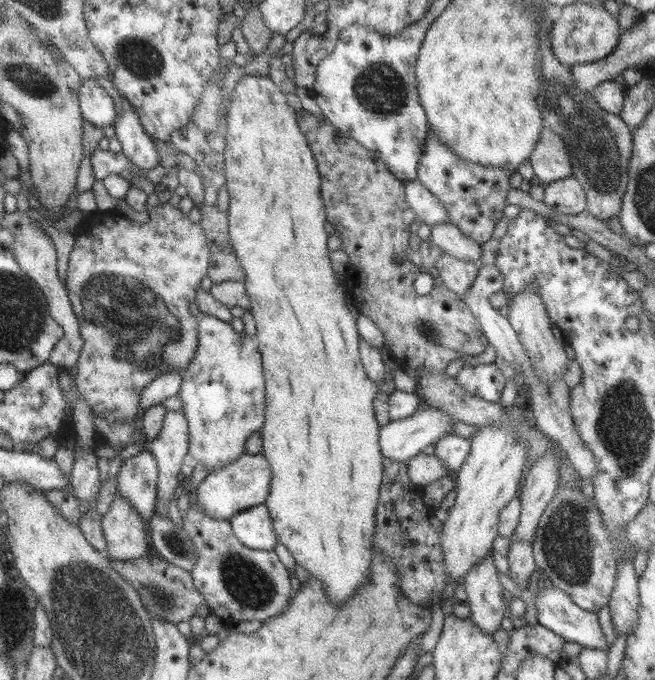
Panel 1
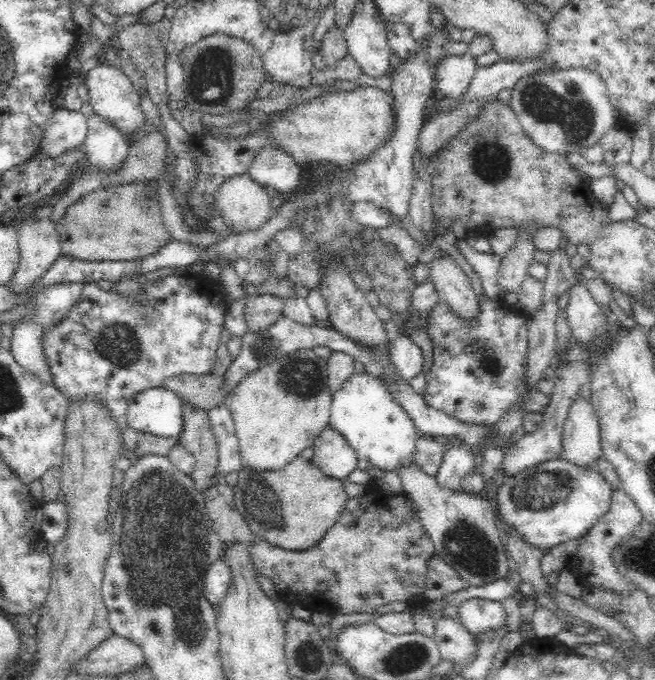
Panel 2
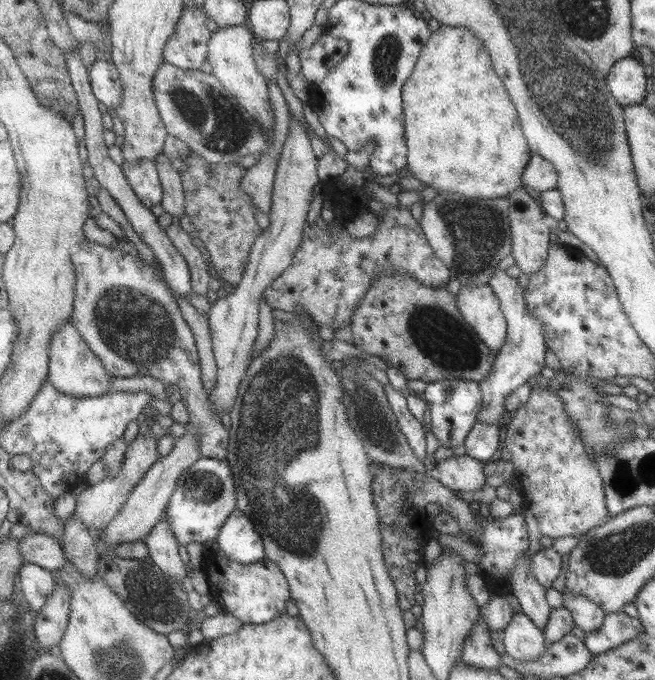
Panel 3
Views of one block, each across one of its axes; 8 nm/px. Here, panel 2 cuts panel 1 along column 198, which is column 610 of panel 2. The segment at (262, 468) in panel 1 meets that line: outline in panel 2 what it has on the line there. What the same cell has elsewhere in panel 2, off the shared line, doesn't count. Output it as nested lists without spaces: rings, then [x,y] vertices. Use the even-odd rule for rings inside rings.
[[[560,458],[532,466],[508,477],[498,490],[498,521],[518,532],[540,554],[587,535],[612,503],[613,487],[595,468],[577,466]]]

